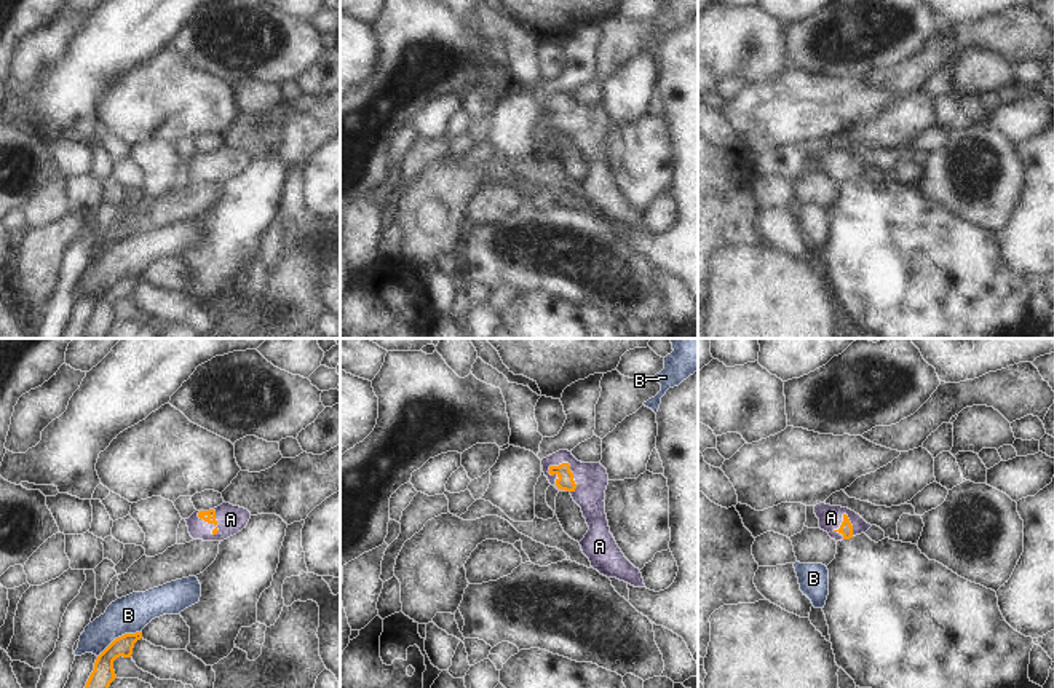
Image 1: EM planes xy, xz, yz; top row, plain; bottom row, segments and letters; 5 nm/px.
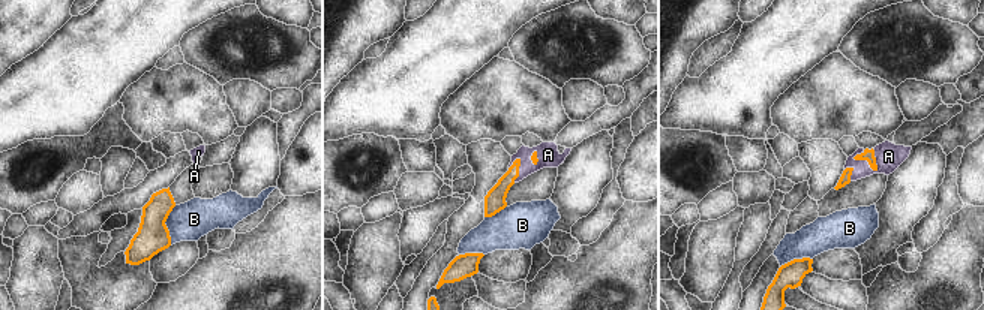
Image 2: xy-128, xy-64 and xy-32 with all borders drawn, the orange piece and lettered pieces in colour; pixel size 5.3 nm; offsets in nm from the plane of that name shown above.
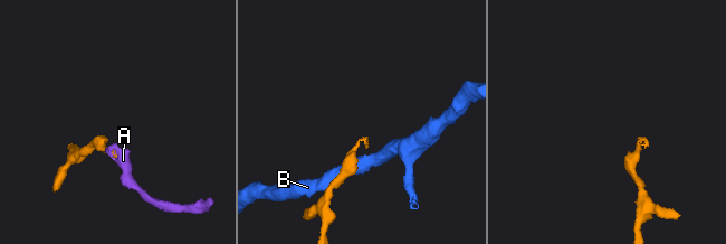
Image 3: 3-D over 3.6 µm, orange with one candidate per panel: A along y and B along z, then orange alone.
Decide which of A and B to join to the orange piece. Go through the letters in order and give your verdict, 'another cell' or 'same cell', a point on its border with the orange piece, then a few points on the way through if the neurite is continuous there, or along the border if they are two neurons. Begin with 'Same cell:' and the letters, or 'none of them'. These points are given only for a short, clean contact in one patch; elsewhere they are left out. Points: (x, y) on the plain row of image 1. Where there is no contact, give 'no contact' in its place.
Same cell: A
A: same cell | xz (569, 112) | across xz (566, 123), (569, 112), (580, 122), (591, 122)
B: another cell | xy (118, 280)

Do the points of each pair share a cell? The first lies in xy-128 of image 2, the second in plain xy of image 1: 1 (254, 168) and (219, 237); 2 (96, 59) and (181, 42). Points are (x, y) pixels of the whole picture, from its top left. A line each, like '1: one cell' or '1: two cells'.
1: one cell
2: two cells

